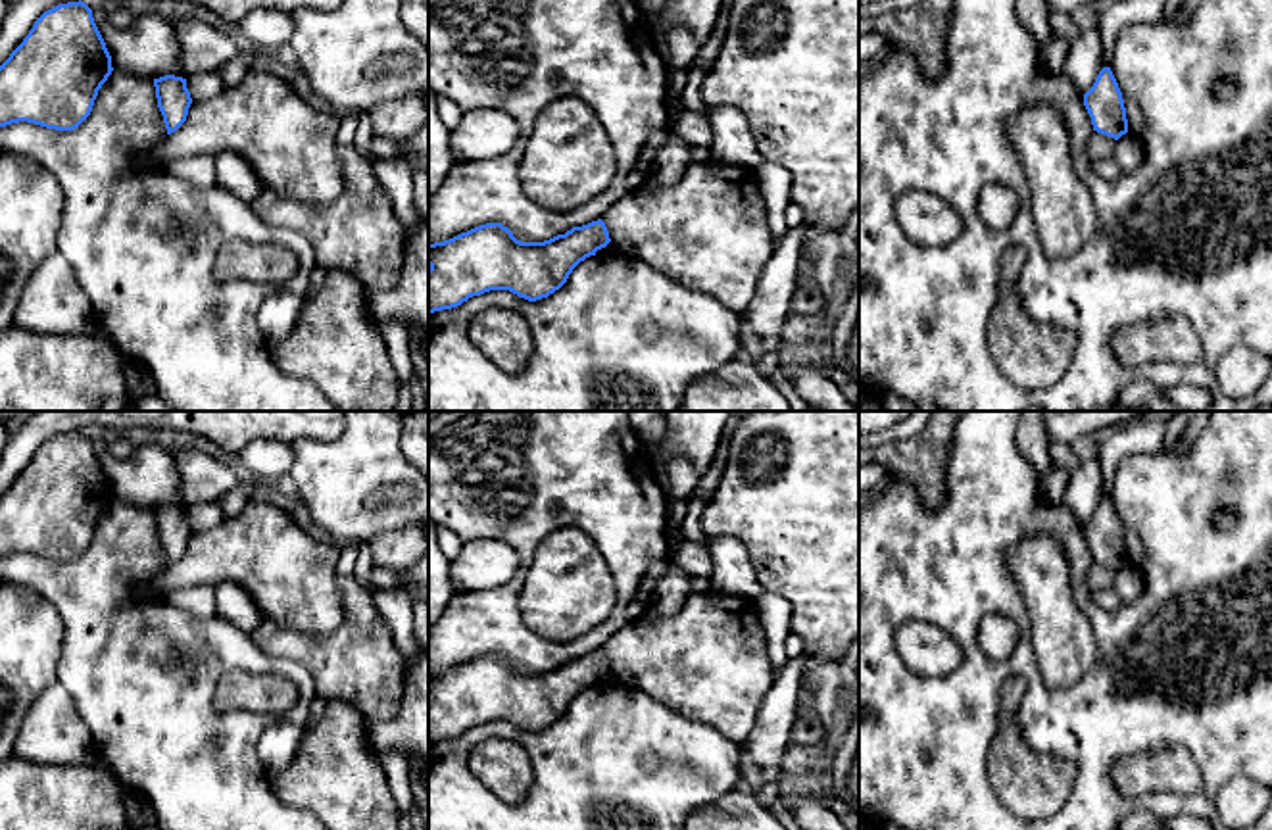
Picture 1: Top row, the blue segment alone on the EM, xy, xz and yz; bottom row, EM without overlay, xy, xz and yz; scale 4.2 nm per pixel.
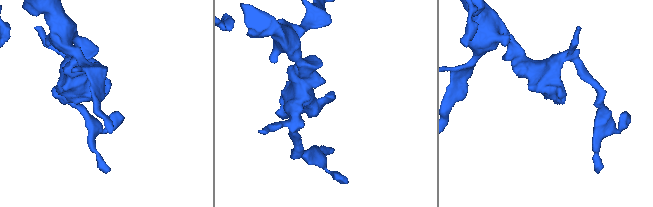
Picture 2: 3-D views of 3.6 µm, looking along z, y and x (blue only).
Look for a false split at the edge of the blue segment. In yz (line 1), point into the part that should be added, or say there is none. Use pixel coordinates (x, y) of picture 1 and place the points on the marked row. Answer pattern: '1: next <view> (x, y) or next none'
1: next none

